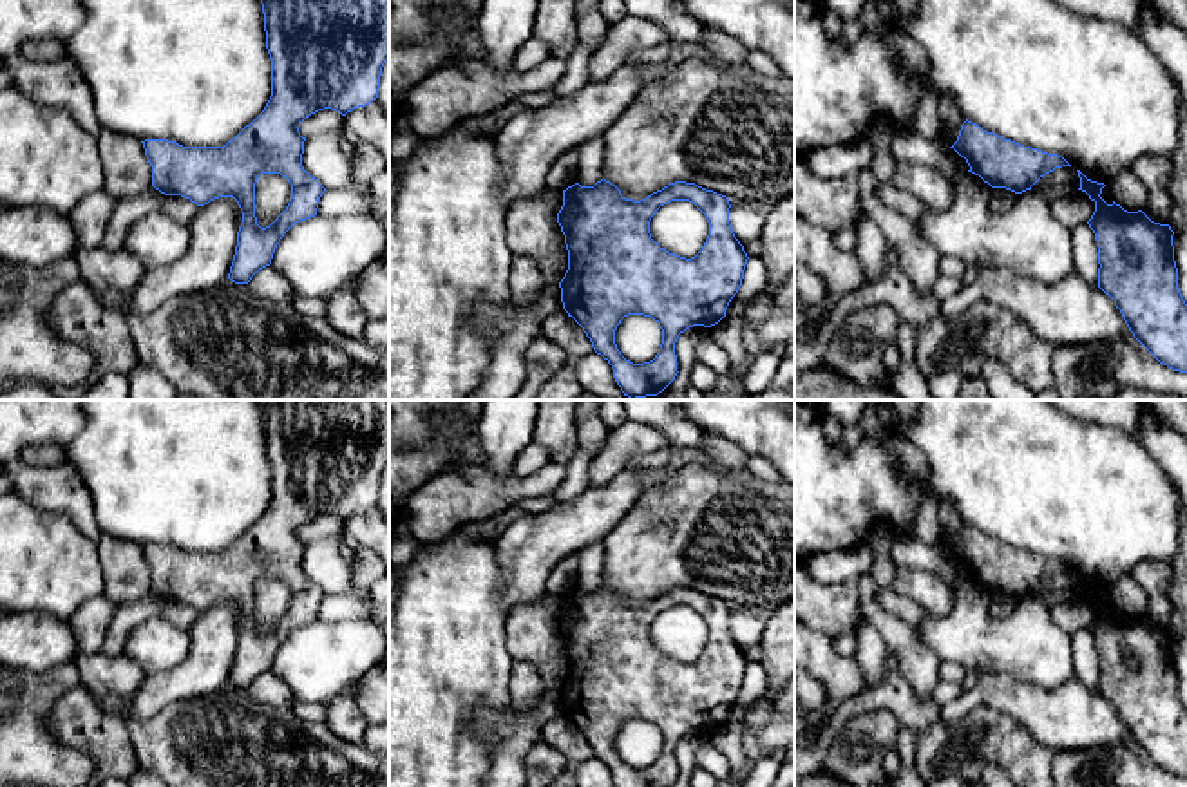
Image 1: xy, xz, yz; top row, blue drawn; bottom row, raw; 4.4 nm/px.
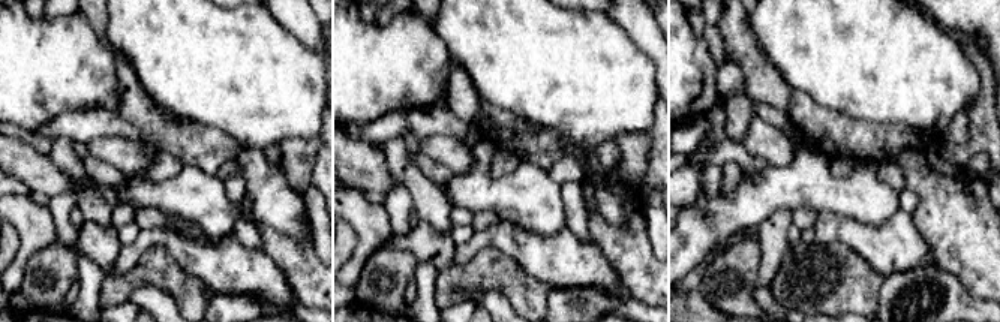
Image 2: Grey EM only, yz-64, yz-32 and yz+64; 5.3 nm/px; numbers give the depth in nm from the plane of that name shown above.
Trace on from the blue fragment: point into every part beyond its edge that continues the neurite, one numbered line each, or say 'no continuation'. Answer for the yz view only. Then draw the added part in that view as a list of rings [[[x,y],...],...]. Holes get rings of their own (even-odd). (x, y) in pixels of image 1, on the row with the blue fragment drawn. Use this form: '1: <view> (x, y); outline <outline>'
no continuation

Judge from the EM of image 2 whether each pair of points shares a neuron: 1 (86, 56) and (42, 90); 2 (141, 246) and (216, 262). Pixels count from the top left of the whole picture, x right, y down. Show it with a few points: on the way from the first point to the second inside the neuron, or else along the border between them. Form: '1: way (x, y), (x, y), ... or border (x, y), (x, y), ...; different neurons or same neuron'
1: way (75, 66), (65, 68), (53, 80); same neuron
2: way (159, 238), (170, 238), (198, 259); same neuron

